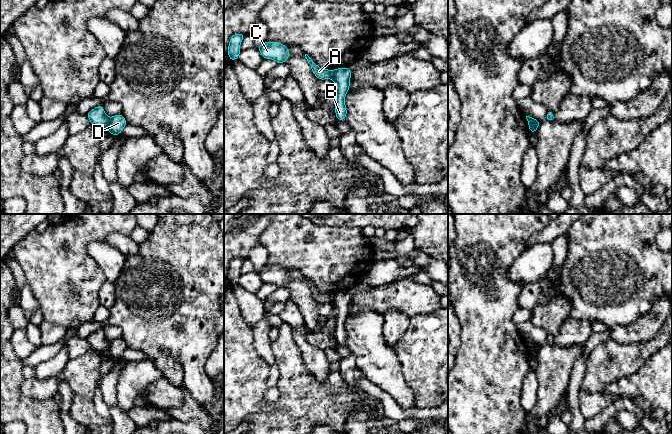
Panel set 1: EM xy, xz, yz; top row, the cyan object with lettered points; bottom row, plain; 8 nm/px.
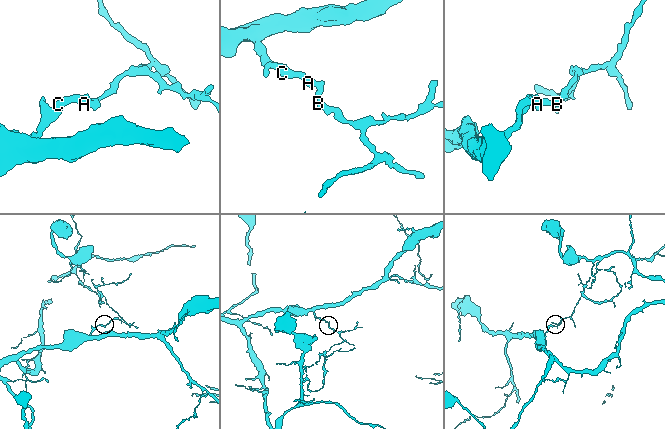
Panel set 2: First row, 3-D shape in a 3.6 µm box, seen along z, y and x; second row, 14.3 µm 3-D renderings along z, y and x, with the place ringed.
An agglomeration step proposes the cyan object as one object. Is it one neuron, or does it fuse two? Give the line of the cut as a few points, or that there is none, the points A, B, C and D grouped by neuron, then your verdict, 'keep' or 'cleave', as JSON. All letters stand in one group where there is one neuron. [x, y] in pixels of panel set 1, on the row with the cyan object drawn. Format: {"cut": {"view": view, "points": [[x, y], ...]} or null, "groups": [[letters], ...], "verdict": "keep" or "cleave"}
{"cut": {"view": "xy", "points": [[110, 118], [109, 125], [106, 128]]}, "groups": [["A", "C"], ["B", "D"]], "verdict": "cleave"}

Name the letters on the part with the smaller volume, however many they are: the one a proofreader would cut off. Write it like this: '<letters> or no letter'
B, D

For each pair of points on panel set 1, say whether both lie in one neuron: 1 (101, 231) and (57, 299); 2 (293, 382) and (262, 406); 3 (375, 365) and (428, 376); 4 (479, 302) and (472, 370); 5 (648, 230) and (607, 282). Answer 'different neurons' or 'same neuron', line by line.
1: same neuron
2: different neurons
3: different neurons
4: same neuron
5: same neuron

